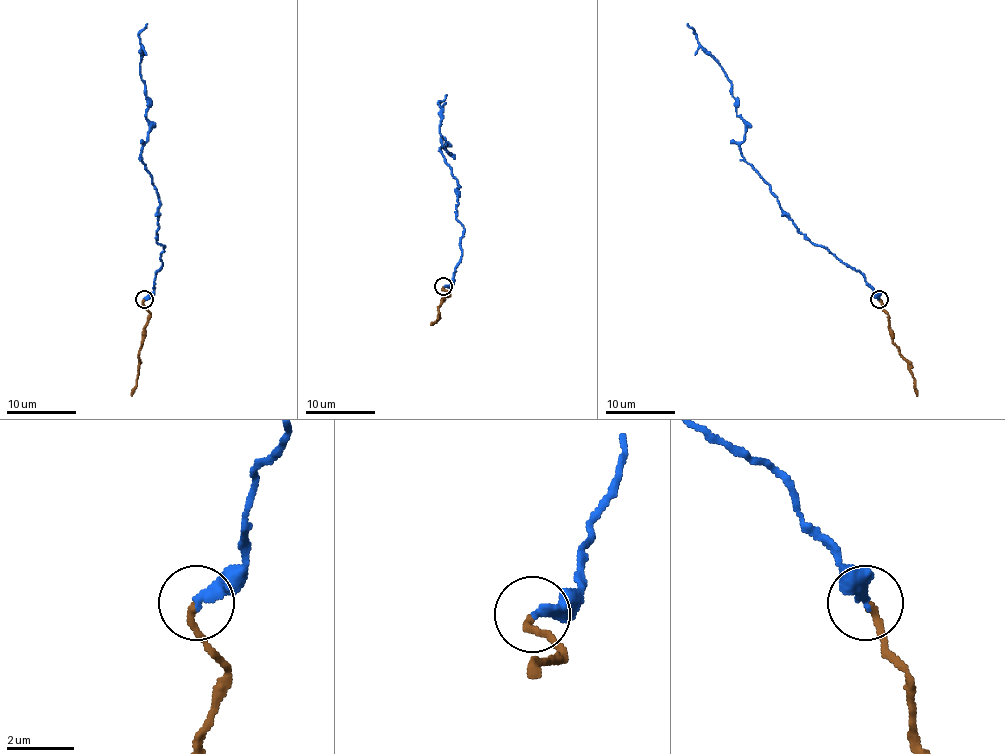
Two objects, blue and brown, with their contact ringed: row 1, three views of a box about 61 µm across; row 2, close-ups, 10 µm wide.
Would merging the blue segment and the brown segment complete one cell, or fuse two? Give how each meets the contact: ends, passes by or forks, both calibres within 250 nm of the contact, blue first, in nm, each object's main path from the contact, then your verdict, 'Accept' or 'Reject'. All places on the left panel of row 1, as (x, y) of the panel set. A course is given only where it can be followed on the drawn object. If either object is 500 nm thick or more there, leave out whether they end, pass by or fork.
At the ring blue ends. At the ring brown ends. Thickness 320 nm (blue) against 220 nm. Course of blue: (143, 299), (154, 289), (164, 245), (157, 242), (155, 187), (142, 161), (148, 123), (140, 33), (147, 24). Course of brown: (143, 301), (148, 320), (138, 363), (136, 387), (131, 396). Accept

